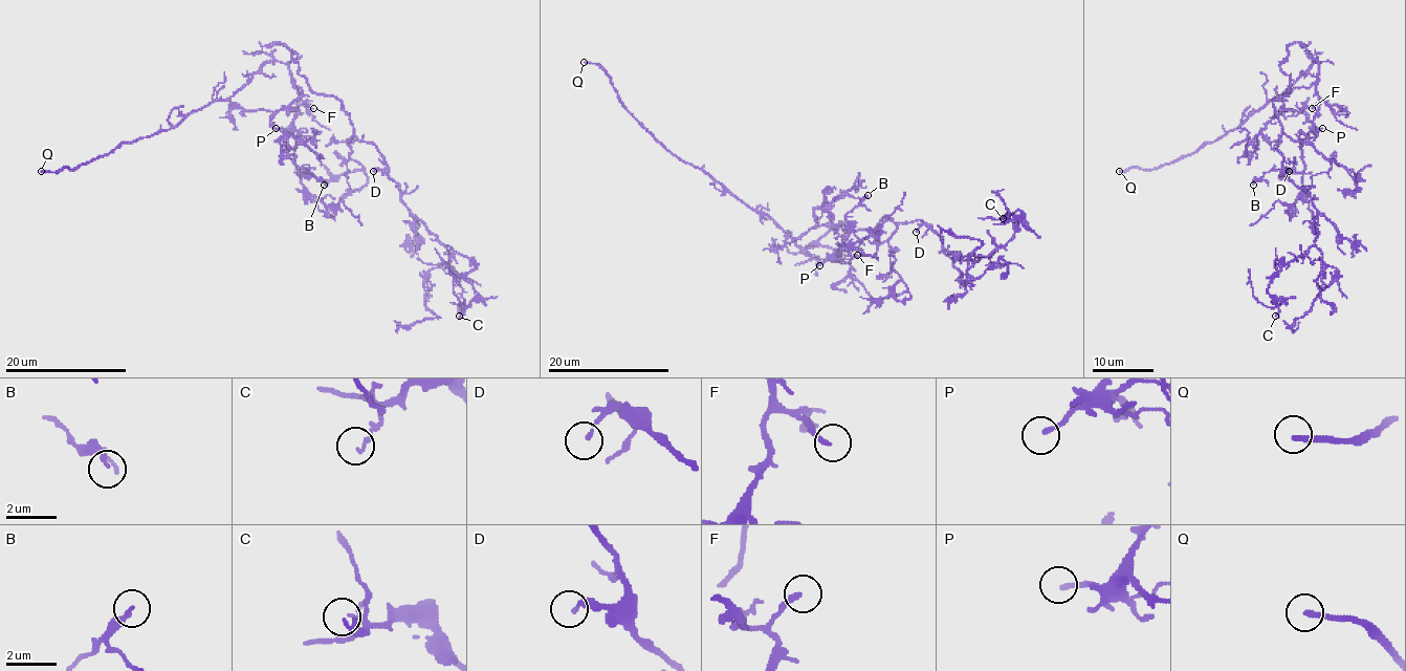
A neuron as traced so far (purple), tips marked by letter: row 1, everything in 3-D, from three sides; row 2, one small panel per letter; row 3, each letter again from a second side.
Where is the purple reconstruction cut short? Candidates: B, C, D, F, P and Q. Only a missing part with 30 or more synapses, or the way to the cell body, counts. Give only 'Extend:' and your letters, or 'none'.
Extend: P, Q

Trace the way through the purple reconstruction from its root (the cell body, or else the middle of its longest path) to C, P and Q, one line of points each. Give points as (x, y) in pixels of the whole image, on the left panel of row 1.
C: (299, 69), (375, 146), (403, 203), (474, 266), (479, 295), (459, 316)
P: (299, 69), (290, 50), (276, 42), (297, 56), (289, 74), (299, 94), (295, 118), (286, 128), (276, 128)
Q: (299, 69), (276, 42), (297, 57), (266, 61), (227, 100), (75, 169), (41, 171)

